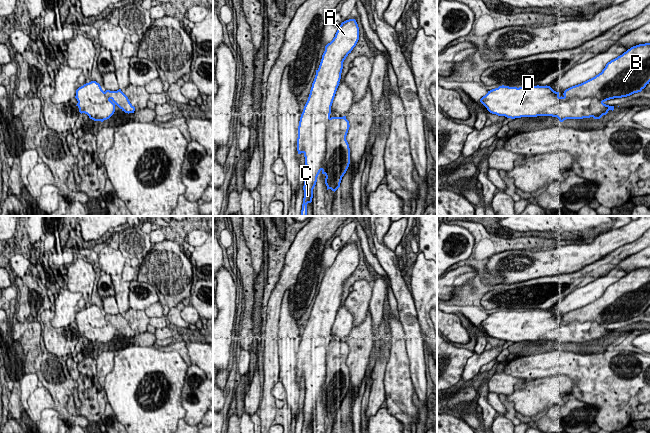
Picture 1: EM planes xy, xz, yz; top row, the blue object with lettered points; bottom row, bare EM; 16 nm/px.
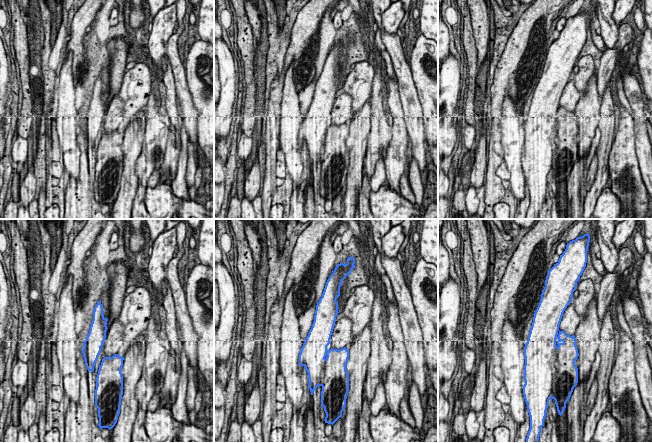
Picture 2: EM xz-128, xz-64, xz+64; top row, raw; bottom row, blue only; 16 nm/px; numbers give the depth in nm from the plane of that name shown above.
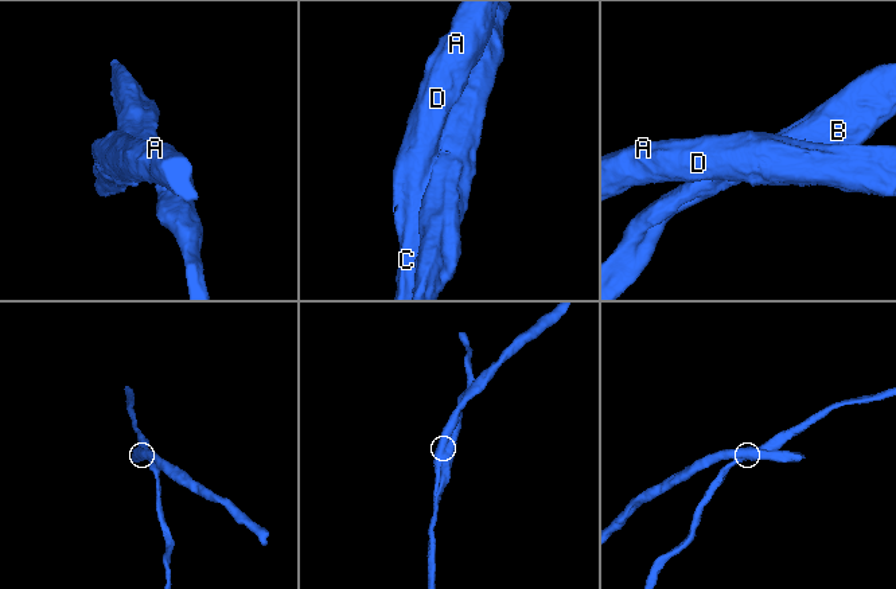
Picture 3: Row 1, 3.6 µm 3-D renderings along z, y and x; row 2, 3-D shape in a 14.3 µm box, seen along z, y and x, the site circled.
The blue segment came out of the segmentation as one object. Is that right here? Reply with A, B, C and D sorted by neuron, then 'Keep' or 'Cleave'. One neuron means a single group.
Groups: A C D / B. Cleave

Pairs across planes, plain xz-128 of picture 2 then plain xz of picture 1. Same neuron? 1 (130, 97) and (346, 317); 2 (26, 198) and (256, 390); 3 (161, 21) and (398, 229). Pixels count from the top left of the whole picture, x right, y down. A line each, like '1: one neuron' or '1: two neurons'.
1: two neurons
2: one neuron
3: one neuron

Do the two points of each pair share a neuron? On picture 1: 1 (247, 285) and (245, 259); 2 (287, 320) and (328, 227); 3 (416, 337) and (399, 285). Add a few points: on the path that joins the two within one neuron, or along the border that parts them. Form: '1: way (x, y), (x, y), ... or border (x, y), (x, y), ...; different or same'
1: way (247, 279), (245, 265); same
2: border (288, 290), (282, 300), (277, 324); different
3: way (410, 324), (406, 316), (404, 298); same

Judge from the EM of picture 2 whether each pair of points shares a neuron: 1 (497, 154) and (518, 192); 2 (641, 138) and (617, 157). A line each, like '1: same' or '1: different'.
1: different
2: different

